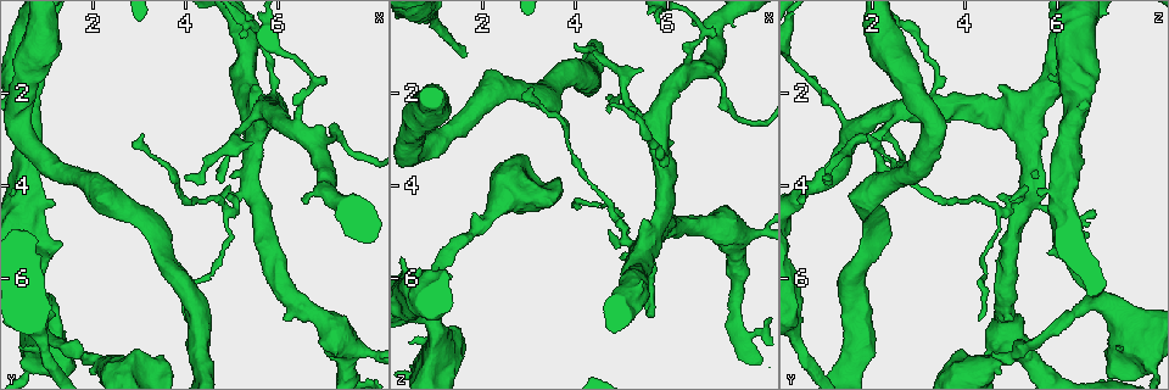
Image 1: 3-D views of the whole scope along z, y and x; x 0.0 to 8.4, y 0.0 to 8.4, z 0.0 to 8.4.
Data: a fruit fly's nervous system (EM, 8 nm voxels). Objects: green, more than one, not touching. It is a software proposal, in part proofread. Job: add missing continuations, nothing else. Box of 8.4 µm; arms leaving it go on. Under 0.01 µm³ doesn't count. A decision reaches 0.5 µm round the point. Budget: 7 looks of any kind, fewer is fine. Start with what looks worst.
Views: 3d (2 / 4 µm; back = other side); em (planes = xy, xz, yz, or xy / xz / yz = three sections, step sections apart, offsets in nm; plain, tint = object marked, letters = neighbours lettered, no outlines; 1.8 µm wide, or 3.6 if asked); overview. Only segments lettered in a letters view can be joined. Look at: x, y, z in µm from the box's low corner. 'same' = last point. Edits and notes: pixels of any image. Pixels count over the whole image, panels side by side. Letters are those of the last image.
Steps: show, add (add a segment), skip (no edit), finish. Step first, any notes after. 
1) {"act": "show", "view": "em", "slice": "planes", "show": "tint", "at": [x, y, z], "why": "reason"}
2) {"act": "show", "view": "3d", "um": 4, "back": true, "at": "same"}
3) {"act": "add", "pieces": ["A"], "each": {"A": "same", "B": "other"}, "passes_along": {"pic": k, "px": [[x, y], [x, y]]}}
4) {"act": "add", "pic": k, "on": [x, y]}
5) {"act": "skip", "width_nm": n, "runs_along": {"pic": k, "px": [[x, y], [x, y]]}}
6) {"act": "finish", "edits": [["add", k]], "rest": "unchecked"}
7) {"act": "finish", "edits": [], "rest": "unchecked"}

{"act": "show", "view": "3d", "um": 2, "at": [1.30, 5.20, 6.00], "why": "thick end"}

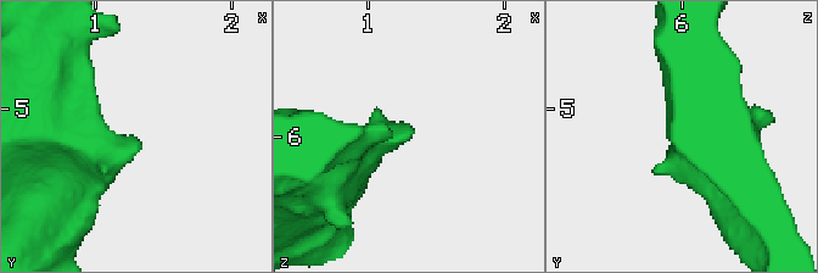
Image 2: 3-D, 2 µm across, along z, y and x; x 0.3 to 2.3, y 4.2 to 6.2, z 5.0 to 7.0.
{"act": "show", "view": "em", "slice": "xy", "step": 4, "show": "letters", "at": [1.32, 5.20, 5.96], "why": "shape alone is not enough"}

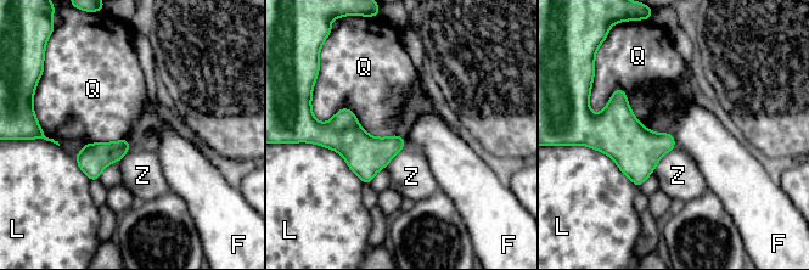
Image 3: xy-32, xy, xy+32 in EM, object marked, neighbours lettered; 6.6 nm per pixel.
{"act": "show", "view": "em", "slice": "planes", "show": "letters", "at": "same", "why": "cut it another way"}

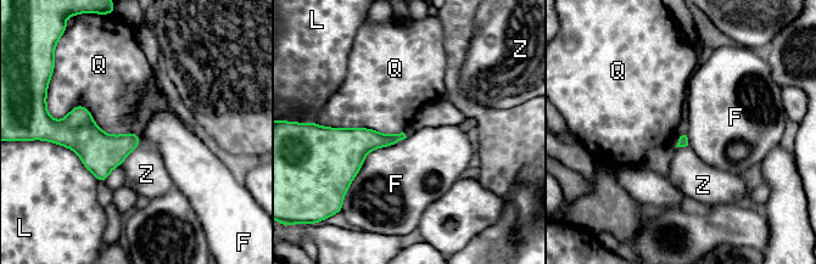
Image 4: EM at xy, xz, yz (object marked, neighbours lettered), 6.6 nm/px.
{"act": "skip", "longest_contact_nm": ["F", 500], "each": {"F": "other", "L": "other", "Q": "other", "Z": "other"}, "border": {"pic": 4, "px": [[407, 138], [373, 149], [347, 189]]}, "found": "no lettered segment goes on from it"}

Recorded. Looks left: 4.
{"act": "show", "view": "3d", "um": 4, "at": [3.05, 2.90, 1.90], "why": "thin end"}

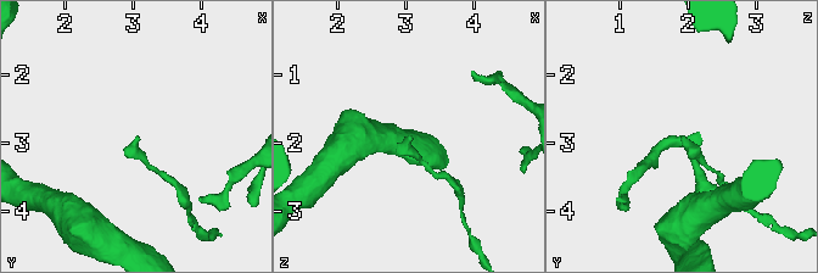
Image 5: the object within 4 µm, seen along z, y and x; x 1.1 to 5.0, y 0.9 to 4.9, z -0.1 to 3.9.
{"act": "show", "view": "em", "slice": "planes", "show": "plain", "at": [3.10, 2.90, 1.90], "why": "shape alone is not enough"}

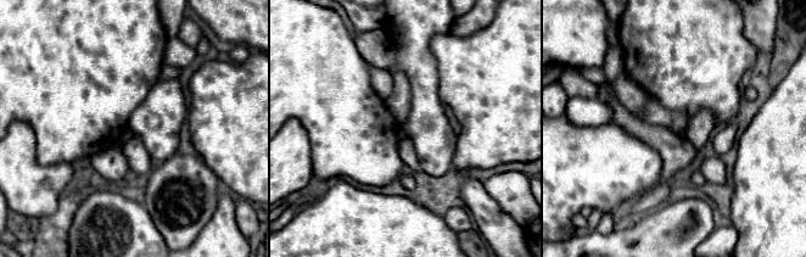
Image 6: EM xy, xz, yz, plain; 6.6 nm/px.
{"act": "show", "view": "em", "slice": "planes", "show": "letters", "at": "same", "why": "what lies round it"}

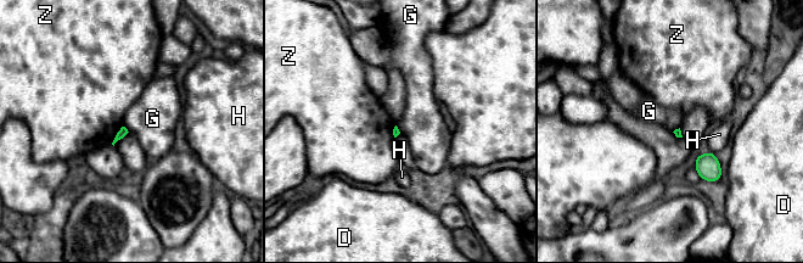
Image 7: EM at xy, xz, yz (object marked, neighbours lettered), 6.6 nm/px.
{"act": "skip", "each": {"D": "other", "G": "other", "H": "other", "Z": "other"}, "border": {"pic": 7, "px": [[123, 126], [129, 132]]}, "found": "none of them fits"}

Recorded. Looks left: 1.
{"act": "show", "view": "em", "slice": "planes", "show": "letters", "at": [3.45, 7.70, 4.40], "why": "an open end"}

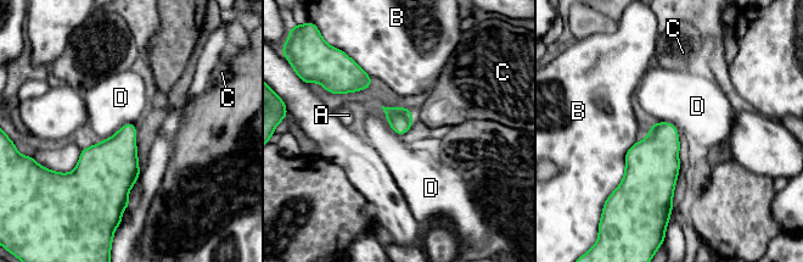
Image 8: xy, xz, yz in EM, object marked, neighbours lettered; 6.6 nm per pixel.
{"act": "skip", "longest_contact_nm": ["B", 360], "each": {"A": "other", "B": "other", "C": "other", "D": "other"}, "border": {"pic": 8, "px": [[381, 106], [389, 127], [402, 135]]}, "found": "none of them fits"}

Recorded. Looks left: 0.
{"act": "finish", "edits": [], "rest": "unchecked"}

